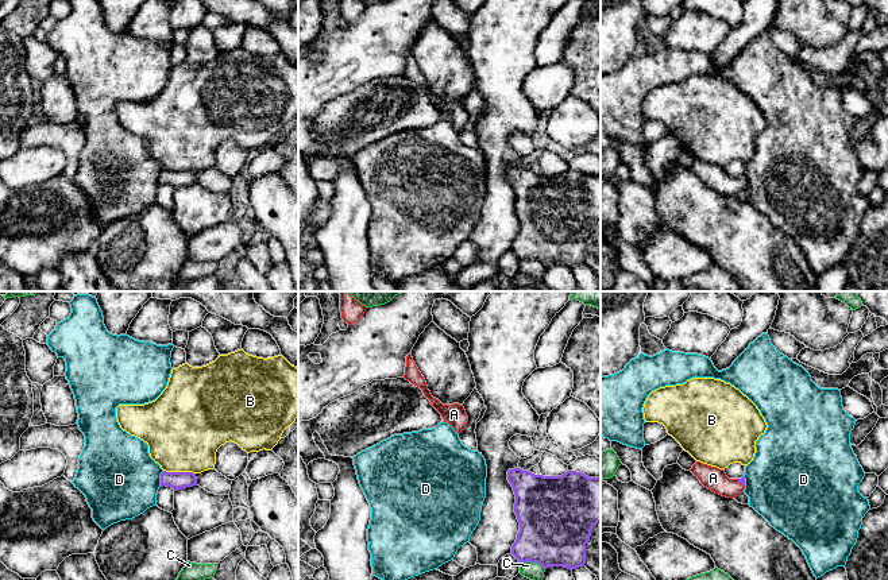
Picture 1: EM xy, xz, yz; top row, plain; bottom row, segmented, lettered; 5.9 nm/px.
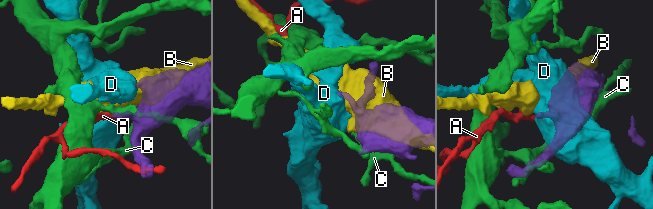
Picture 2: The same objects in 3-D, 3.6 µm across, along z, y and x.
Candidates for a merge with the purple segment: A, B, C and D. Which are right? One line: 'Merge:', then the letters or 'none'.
Merge: A

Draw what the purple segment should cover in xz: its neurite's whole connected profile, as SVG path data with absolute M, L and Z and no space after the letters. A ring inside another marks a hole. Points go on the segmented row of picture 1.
M521 468L507 471L516 495L514 513L520 522L511 554L518 562L537 562L544 569L564 567L575 569L586 564L586 544L592 527L601 522L601 477L567 471L561 476L534 475Z

